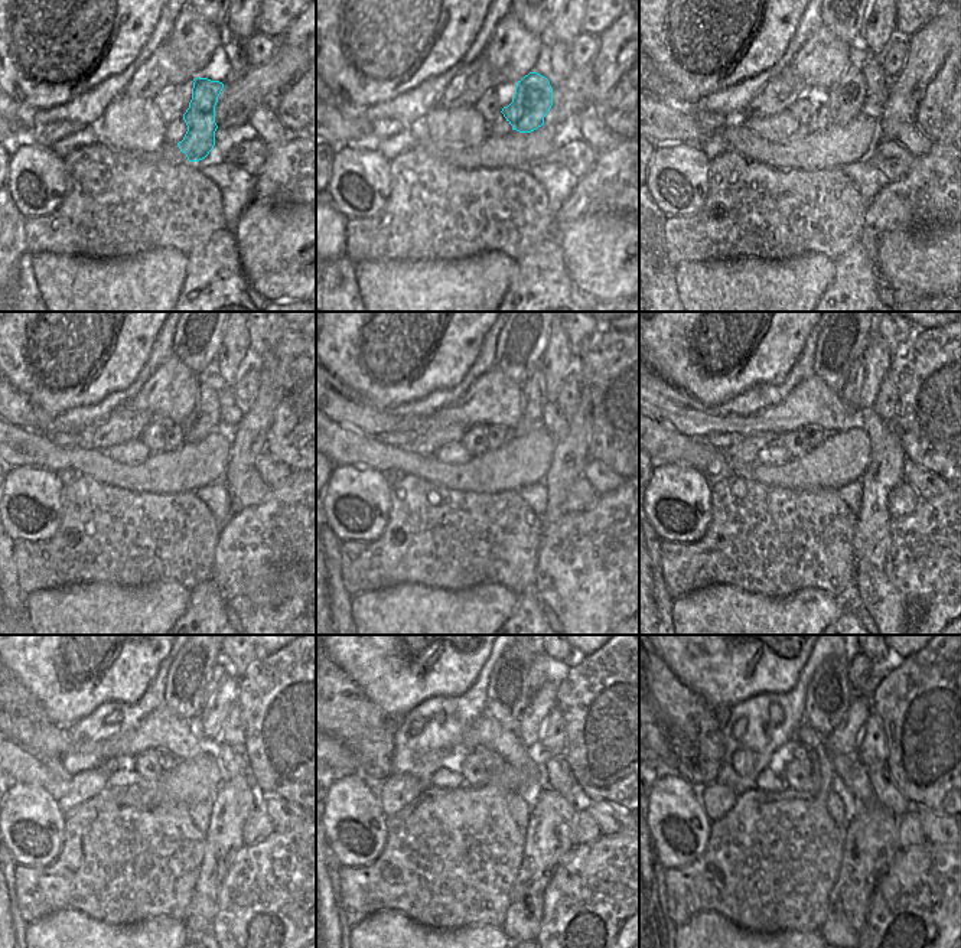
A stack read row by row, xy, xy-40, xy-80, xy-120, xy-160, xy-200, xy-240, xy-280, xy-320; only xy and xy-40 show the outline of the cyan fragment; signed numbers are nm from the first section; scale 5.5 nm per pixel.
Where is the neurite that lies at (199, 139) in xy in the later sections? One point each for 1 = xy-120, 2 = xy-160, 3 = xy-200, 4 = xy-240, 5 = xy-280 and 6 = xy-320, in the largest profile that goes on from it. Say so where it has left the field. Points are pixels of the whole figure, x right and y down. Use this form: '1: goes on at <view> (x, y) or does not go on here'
1: goes on at xy-120 (204, 419)
2: goes on at xy-160 (533, 388)
3: goes on at xy-200 (850, 393)
4: goes on at xy-240 (221, 667)
5: goes on at xy-280 (540, 671)
6: goes on at xy-320 (860, 665)

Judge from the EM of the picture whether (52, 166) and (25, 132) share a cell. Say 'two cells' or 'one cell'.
two cells

